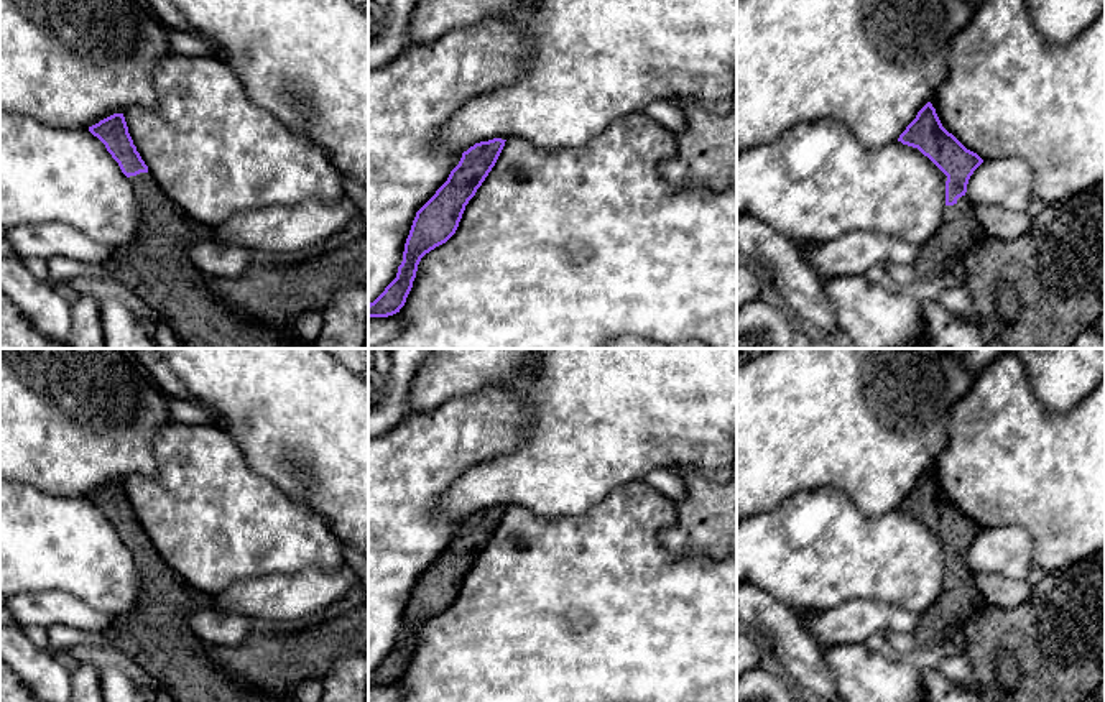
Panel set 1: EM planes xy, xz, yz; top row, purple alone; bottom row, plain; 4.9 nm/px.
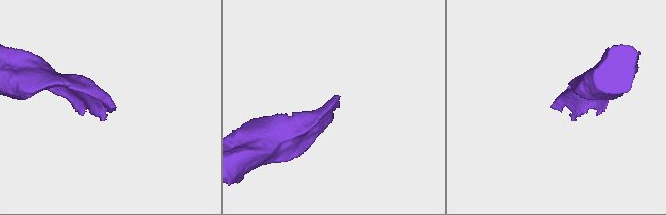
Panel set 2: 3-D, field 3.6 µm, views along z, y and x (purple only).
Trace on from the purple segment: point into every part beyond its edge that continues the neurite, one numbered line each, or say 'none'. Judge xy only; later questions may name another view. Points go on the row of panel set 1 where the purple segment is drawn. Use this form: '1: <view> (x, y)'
1: xy (155, 267)

